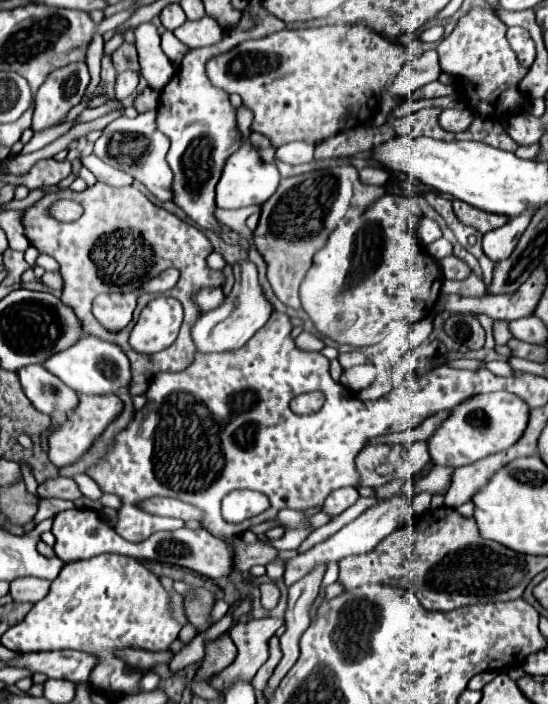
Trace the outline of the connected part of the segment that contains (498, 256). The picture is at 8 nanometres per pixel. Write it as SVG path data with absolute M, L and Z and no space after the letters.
M524 211L516 219L508 219L504 227L488 231L484 235L484 253L496 263L508 259L508 255L512 255L512 251L516 249L520 235L528 227L530 217L532 217L532 211Z

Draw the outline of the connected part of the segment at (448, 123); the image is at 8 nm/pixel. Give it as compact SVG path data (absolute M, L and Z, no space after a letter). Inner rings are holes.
M444 109L438 117L438 123L442 129L452 131L452 133L460 133L466 131L468 125L472 123L474 115L469 109Z

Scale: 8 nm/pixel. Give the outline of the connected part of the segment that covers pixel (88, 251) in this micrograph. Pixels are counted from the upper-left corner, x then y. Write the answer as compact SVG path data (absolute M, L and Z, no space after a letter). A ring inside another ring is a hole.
M96 183L88 187L82 193L74 193L70 189L60 189L44 195L34 207L24 211L22 223L26 227L28 241L40 251L50 257L54 257L60 263L60 275L64 281L62 289L62 301L74 309L74 313L82 319L84 333L100 337L104 341L116 343L124 349L124 353L130 359L132 365L132 383L130 393L140 395L146 393L150 379L160 371L182 371L186 369L194 357L196 357L196 345L192 343L192 323L200 317L200 307L194 301L196 291L206 287L222 287L224 273L210 269L206 263L206 257L214 251L210 239L194 225L178 219L176 215L168 213L166 209L154 205L144 193L140 193L134 185L128 187L110 187L106 183ZM60 199L72 199L84 207L84 213L80 219L72 223L58 221L50 215L50 207ZM168 267L174 267L180 271L180 279L176 287L166 291L166 297L174 297L184 305L184 327L180 329L178 339L174 345L160 353L142 355L136 353L130 343L130 331L134 327L134 321L138 321L140 311L150 303L152 299L160 297L162 293L140 293L138 295L138 307L134 311L134 319L128 325L128 329L122 329L118 333L110 333L92 315L92 301L100 293L114 293L114 291L134 291L144 285L146 275L160 275Z

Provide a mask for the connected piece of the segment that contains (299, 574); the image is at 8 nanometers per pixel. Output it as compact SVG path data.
M410 479L406 485L404 485L404 491L402 495L396 495L396 497L390 497L386 501L380 501L376 507L370 507L368 511L364 511L360 517L356 517L352 523L344 525L338 533L334 533L332 537L328 537L326 541L314 545L312 549L308 549L306 553L300 553L298 557L290 559L288 565L286 565L286 573L284 573L284 583L286 587L294 585L296 581L300 581L304 575L308 575L310 571L314 571L314 567L318 565L332 565L332 563L340 563L344 557L352 557L352 555L364 555L366 551L372 551L384 537L388 537L396 527L400 527L406 519L410 519L414 513L412 513L412 497L416 495L416 489L414 489L414 479Z

